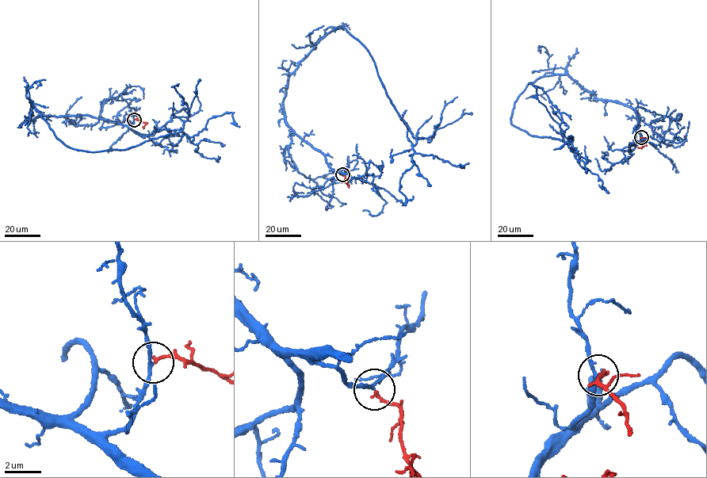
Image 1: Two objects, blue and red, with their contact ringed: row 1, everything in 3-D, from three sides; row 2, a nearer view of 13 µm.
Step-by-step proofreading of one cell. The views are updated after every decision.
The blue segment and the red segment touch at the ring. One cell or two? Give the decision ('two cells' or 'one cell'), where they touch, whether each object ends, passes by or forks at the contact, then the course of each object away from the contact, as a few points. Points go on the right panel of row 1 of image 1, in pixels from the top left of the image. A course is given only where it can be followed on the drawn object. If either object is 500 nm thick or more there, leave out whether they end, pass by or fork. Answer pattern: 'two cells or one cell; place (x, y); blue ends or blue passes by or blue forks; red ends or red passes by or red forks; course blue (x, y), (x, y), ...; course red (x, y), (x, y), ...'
one cell; place (641, 137); blue passes by; red ends; course blue (641, 137), (630, 108), (567, 74), (544, 76), (510, 117), (571, 151), (570, 136), (554, 149); course red (641, 137), (643, 144), (637, 147)

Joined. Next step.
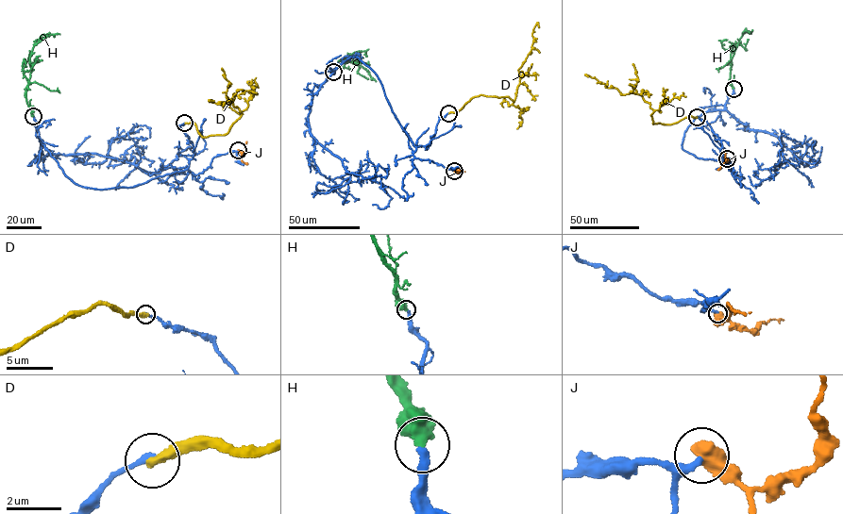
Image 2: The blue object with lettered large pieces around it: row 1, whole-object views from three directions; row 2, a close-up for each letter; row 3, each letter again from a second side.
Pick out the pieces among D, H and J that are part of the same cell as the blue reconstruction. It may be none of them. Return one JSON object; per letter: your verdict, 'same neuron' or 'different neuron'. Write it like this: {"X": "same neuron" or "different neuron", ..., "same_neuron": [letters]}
{"D": "different neuron", "H": "same neuron", "J": "different neuron", "same_neuron": ["H"]}

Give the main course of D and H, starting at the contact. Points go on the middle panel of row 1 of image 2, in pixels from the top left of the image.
D: (449, 113), (480, 95), (514, 100), (519, 83), (518, 70), (531, 51), (532, 29), (537, 24), (539, 27)
H: (333, 72), (338, 61), (346, 59), (366, 70), (376, 81)

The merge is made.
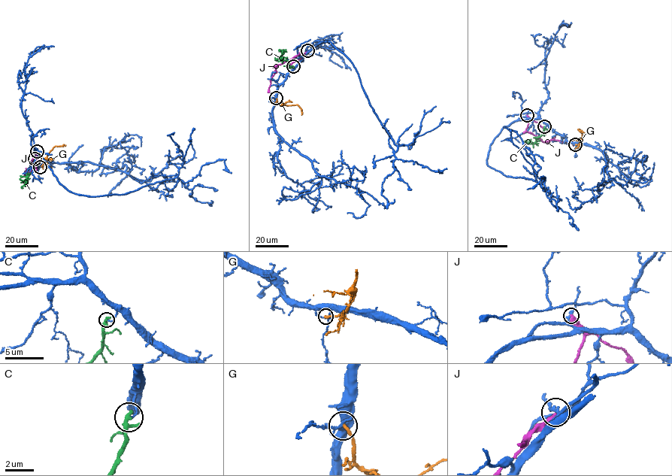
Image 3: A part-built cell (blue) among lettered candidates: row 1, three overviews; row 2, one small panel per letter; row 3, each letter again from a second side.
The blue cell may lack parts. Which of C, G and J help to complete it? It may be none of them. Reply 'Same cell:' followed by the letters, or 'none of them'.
Same cell: none of them

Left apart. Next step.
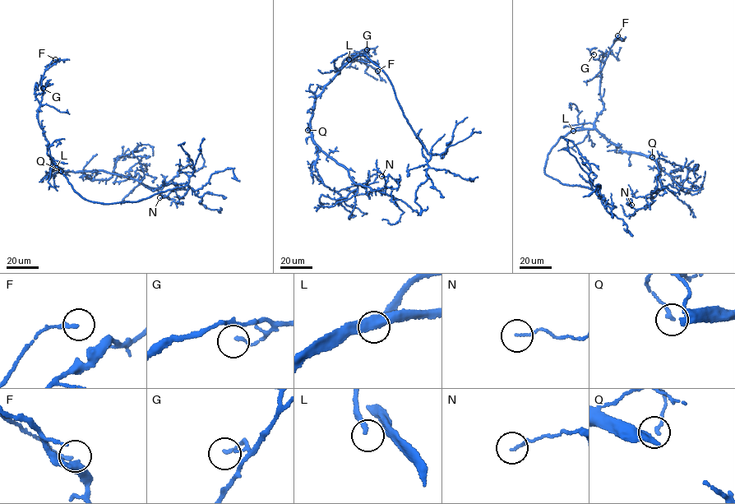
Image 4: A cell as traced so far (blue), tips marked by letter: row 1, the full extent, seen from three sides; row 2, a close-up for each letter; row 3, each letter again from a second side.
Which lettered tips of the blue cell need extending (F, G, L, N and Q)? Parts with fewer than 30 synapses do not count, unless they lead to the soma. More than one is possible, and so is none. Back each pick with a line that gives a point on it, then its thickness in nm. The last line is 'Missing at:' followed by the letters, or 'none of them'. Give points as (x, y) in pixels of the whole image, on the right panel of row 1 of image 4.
L: Place: (573, 131). Thickness 150 nm
Missing at: L

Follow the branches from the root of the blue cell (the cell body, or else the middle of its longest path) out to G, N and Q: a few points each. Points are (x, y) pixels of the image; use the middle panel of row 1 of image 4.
G: (345, 65), (337, 72), (337, 69), (339, 72), (344, 60), (353, 57), (354, 53), (367, 49)
N: (345, 65), (316, 97), (311, 136), (329, 157), (345, 166), (355, 183), (380, 190), (387, 177), (381, 176)
Q: (345, 65), (316, 97), (311, 127), (307, 130)

